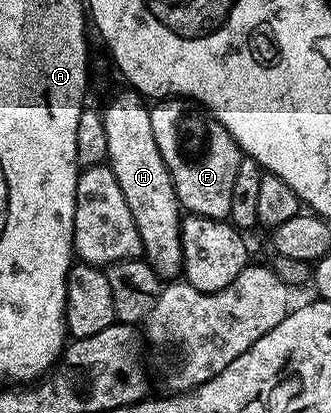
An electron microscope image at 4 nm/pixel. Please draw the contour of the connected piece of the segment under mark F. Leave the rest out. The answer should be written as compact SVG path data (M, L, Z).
M161 99L154 105L157 106L149 109L151 131L155 131L155 144L159 146L159 155L163 155L163 163L167 163L167 171L182 210L189 215L203 215L216 221L226 220L231 211L231 190L243 156L241 148L235 139L231 139L227 127L220 125L212 113L188 99Z

